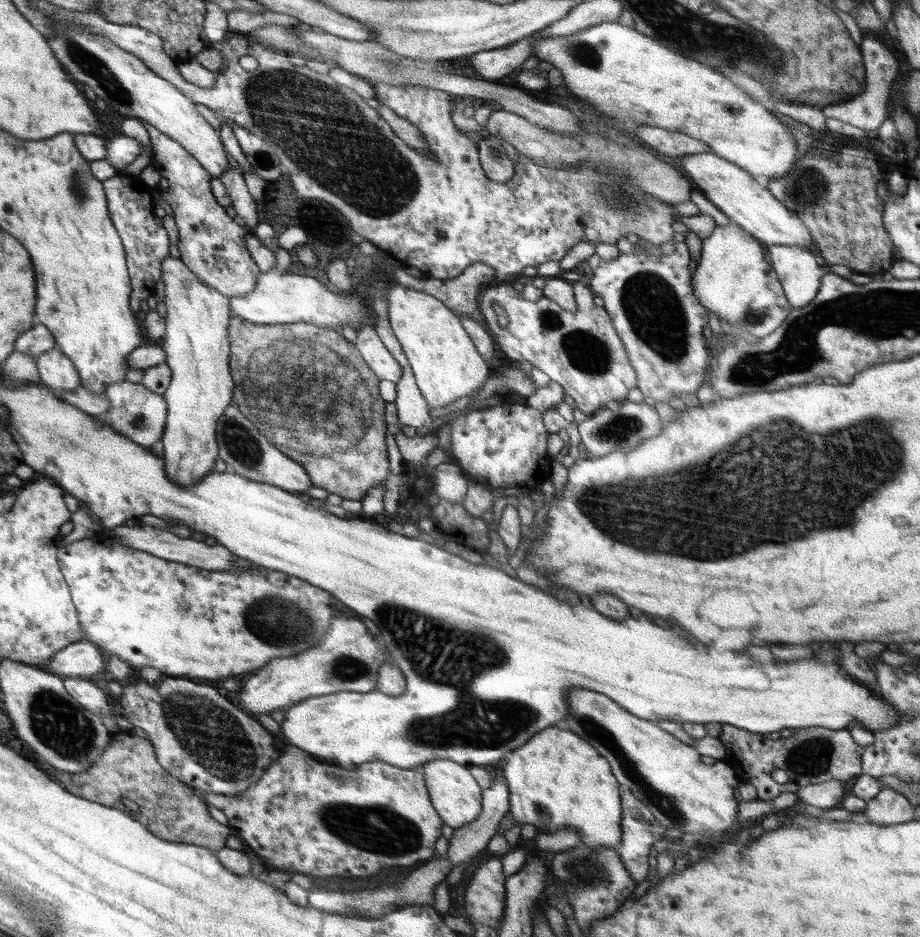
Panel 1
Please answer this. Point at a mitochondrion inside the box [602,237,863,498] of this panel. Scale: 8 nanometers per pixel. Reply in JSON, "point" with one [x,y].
{"point":[656,317]}

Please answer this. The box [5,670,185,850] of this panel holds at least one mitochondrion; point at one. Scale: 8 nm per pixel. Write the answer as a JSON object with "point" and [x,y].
{"point":[54,720]}

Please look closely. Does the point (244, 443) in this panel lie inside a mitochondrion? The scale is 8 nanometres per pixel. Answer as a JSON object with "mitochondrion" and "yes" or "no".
{"mitochondrion":"yes"}

